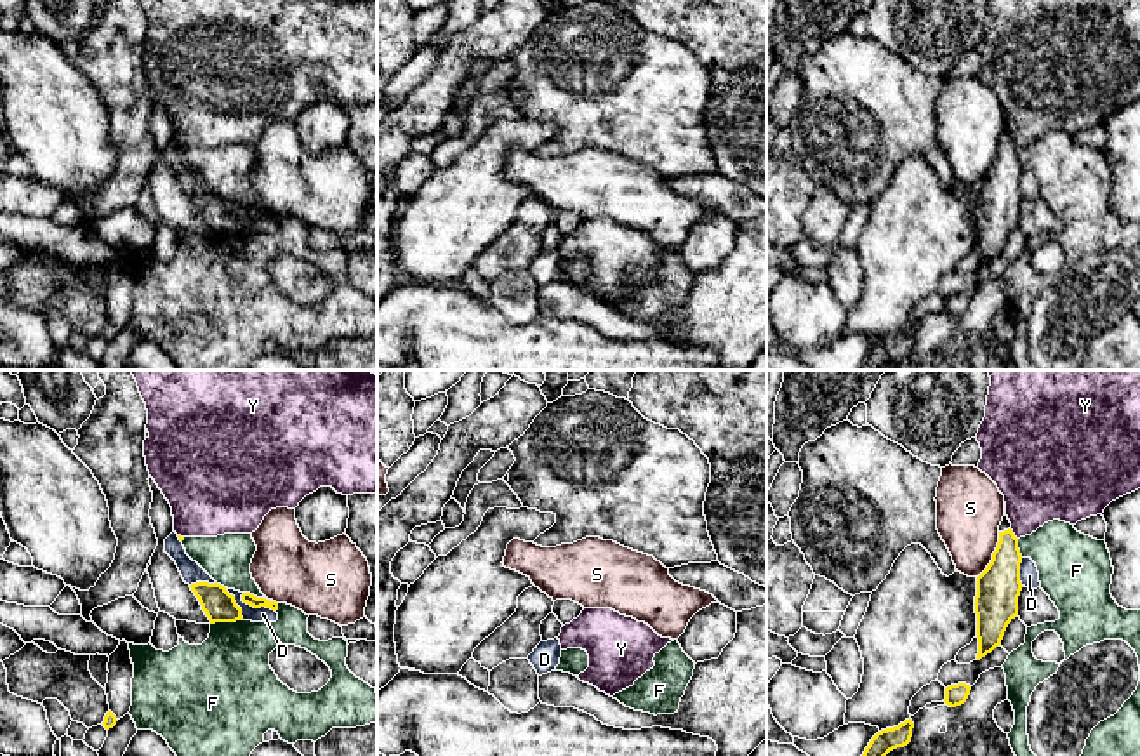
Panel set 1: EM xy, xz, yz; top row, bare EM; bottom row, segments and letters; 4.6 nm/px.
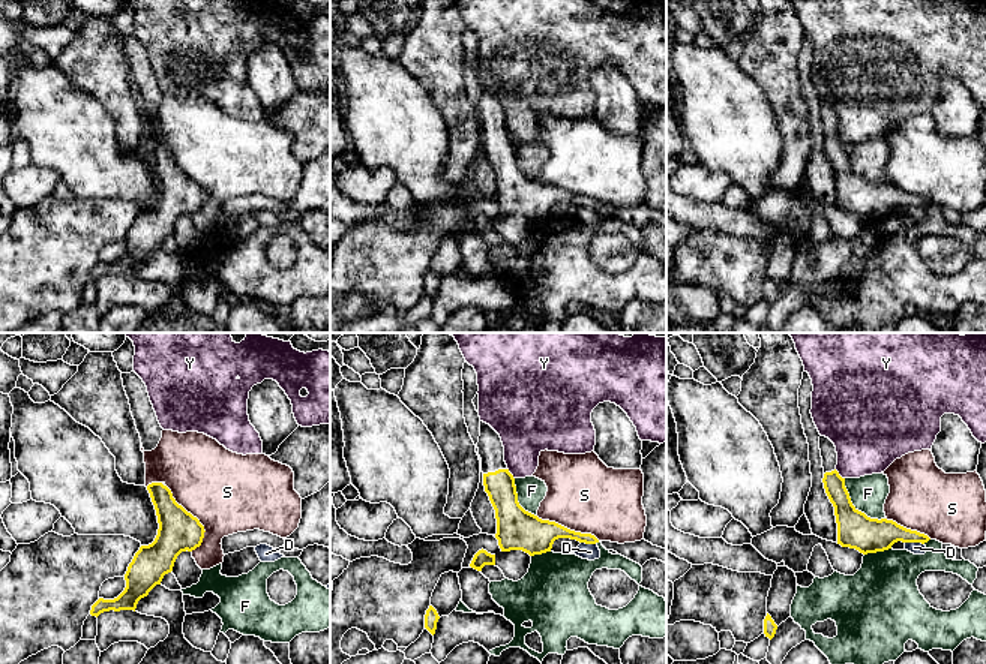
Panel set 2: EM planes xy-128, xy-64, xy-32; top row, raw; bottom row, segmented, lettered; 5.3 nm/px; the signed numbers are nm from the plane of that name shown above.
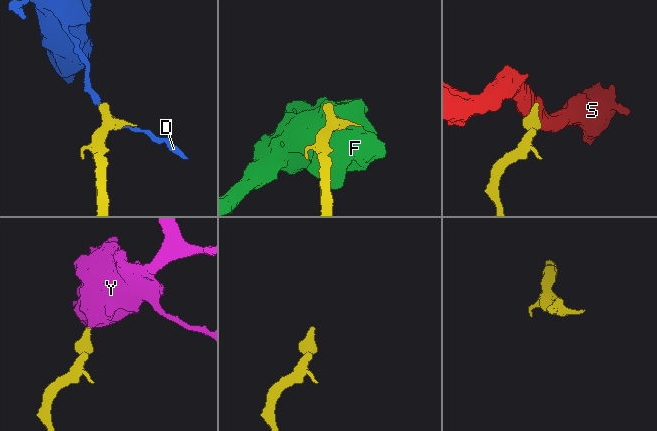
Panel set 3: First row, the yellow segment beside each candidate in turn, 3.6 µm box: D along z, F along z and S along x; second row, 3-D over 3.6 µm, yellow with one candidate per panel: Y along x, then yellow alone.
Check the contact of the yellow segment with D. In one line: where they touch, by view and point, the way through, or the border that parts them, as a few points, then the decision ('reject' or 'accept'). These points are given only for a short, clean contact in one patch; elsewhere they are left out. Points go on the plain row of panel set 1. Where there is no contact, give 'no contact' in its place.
meets yellow in xy at (256, 218); reject

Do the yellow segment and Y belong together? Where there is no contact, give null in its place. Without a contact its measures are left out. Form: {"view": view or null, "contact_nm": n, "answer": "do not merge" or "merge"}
{"view": "yz", "contact_nm": 70, "answer": "do not merge"}

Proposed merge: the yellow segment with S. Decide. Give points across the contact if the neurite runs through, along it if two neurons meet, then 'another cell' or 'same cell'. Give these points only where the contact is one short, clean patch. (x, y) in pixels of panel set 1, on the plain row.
another cell

